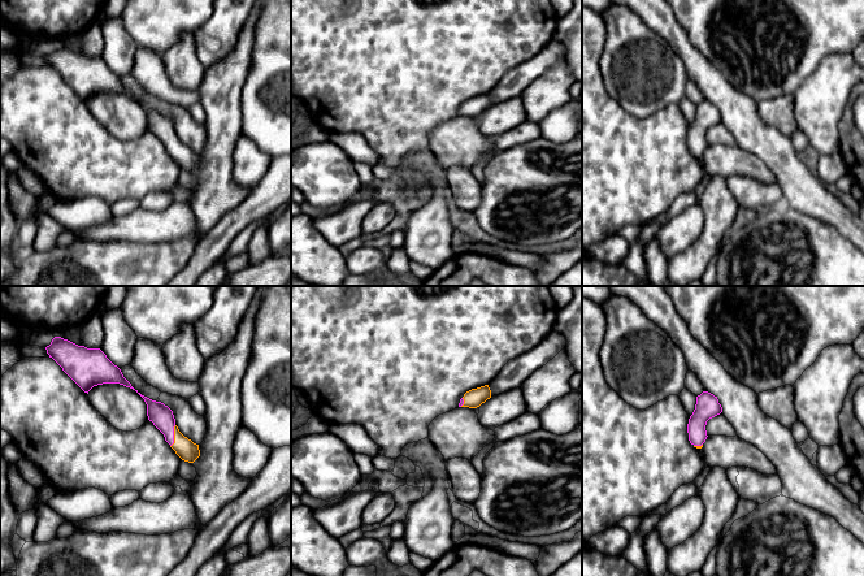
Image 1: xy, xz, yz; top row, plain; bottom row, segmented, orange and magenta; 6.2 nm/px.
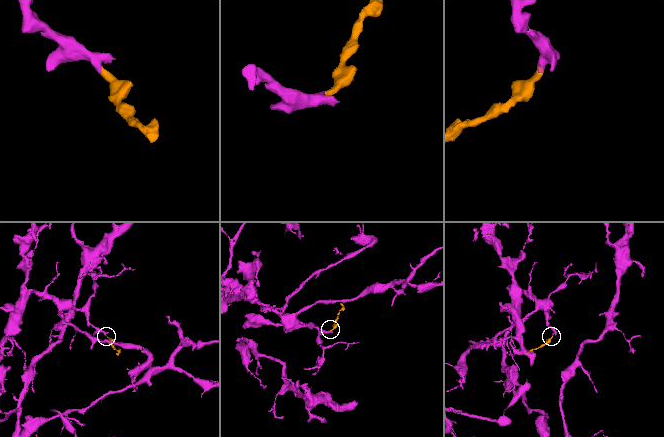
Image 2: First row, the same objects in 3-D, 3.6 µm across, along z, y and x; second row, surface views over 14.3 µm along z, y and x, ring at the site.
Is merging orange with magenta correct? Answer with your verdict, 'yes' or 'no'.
yes

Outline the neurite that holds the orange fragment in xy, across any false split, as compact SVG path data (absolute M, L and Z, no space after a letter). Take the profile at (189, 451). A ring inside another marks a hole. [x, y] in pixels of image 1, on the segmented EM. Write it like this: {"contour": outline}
{"contour": "M138 393L147 404L148 420L164 434L165 441L184 462L194 463L200 456L199 445L184 437L178 426L173 411L161 402L152 400Z"}

